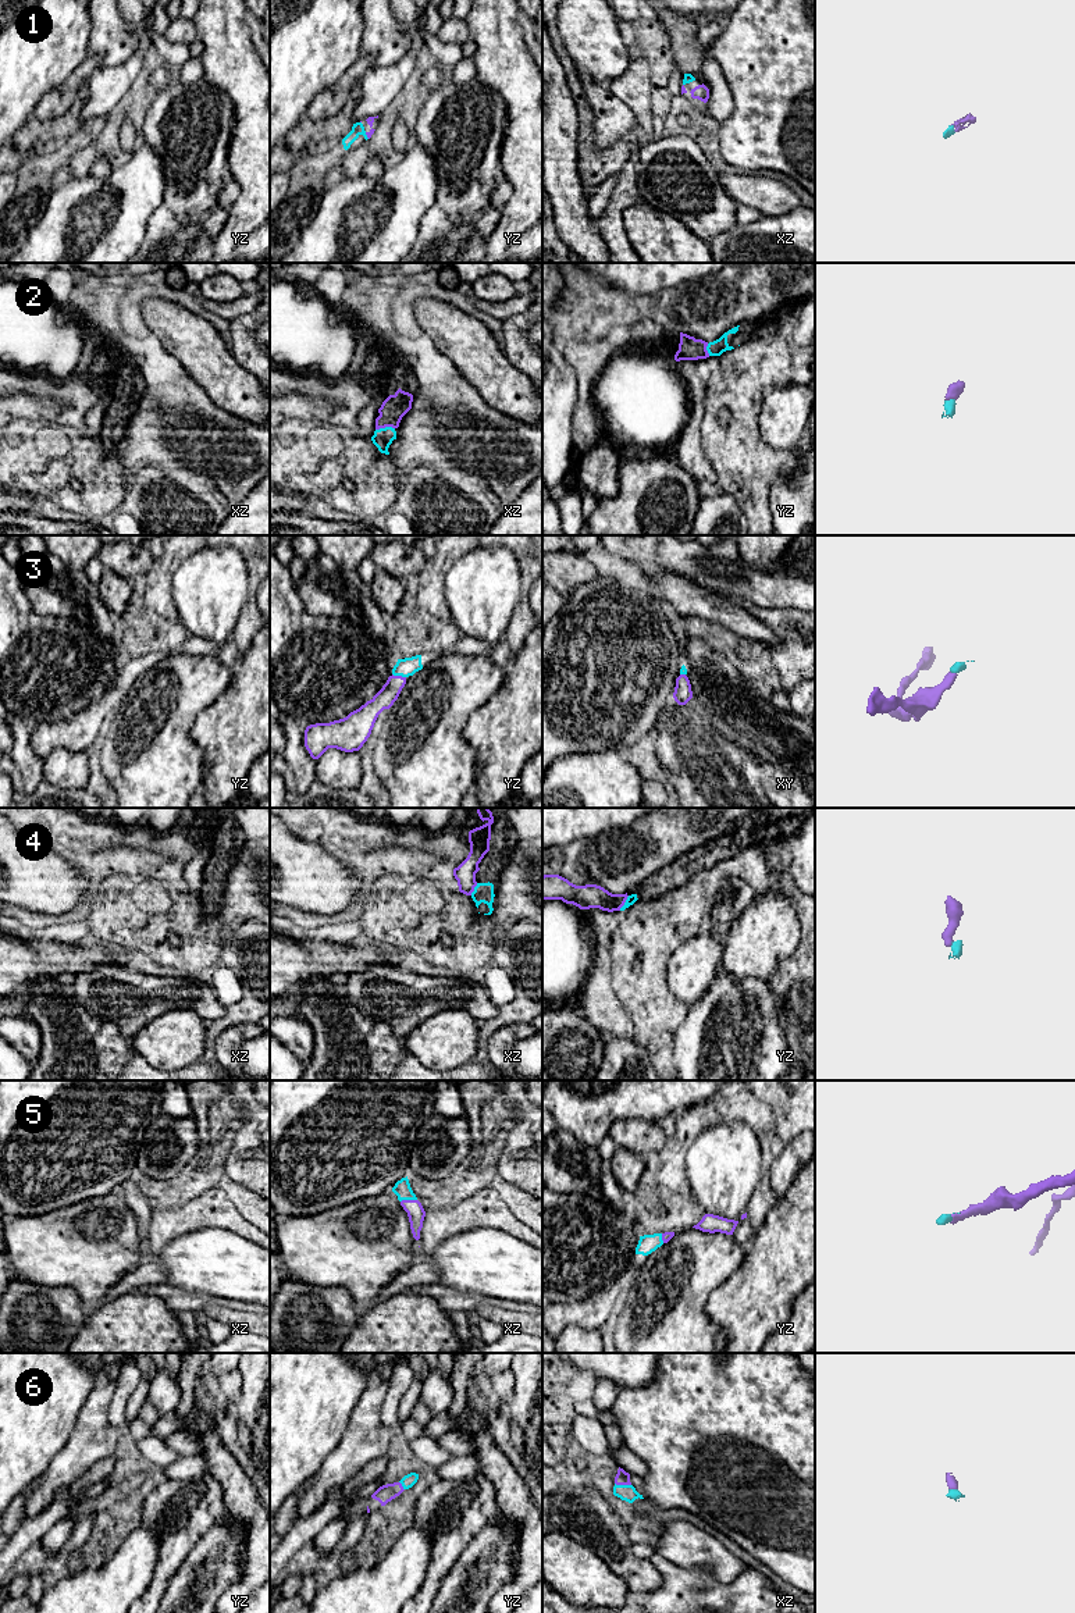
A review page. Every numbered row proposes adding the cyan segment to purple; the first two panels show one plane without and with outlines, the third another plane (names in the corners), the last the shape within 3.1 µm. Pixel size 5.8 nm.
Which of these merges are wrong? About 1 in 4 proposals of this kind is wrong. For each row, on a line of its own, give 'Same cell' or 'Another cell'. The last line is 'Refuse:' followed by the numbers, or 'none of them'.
1: Same cell
2: Same cell
3: Same cell
4: Another cell
5: Same cell
6: Same cell
Refuse: 4

